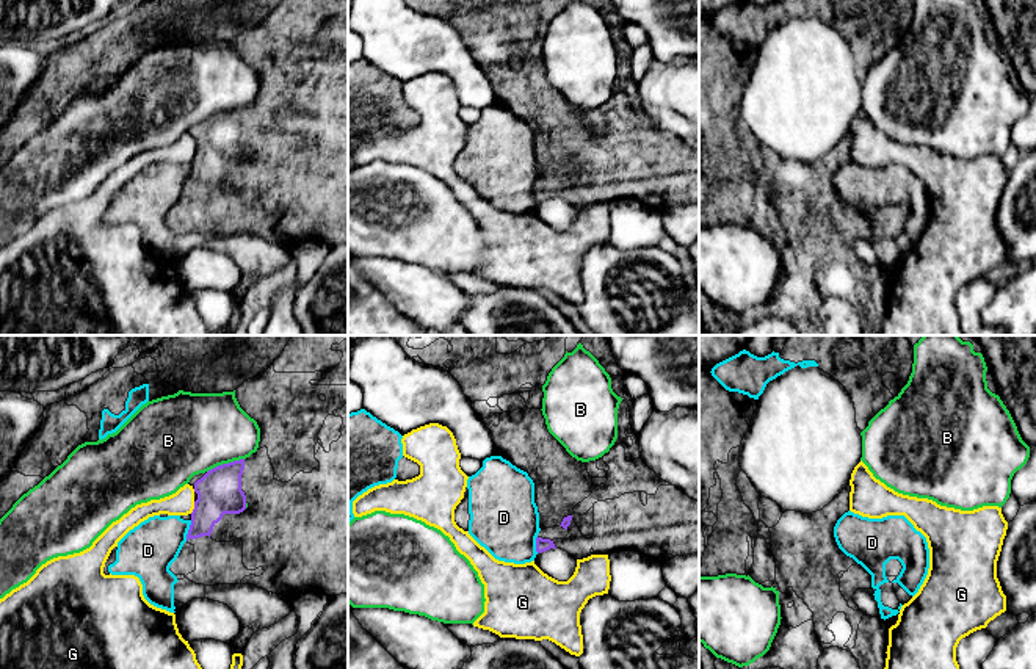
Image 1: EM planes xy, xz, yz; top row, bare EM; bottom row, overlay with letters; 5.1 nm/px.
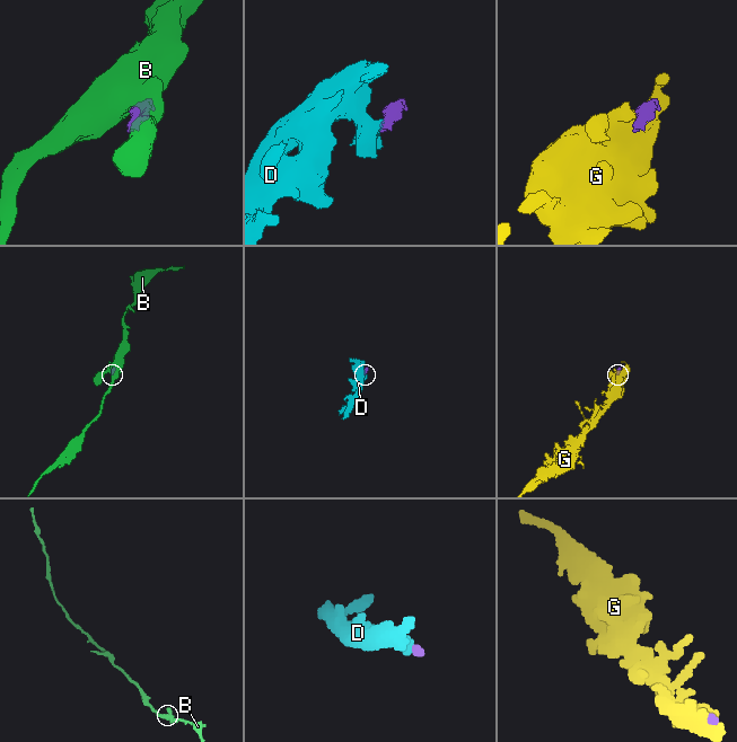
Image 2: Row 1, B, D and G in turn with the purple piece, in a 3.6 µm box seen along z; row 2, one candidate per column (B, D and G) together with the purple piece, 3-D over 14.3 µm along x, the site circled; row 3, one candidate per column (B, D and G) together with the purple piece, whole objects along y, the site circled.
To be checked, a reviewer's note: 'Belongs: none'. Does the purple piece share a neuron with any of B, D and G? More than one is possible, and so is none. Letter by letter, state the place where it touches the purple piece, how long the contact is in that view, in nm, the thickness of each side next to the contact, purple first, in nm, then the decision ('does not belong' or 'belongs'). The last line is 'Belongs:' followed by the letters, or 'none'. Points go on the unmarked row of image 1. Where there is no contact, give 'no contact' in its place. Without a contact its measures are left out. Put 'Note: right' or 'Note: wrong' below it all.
B: contact xy (224, 113); length 200 nm; calibres 220 and 420 nm; does not belong
D: contact xy (188, 179); length 110 nm; calibres 220 and 280 nm; does not belong
G: contact xy (195, 157); length 70 nm; calibres 220 and 130 nm; does not belong
Belongs: none
Note: right

